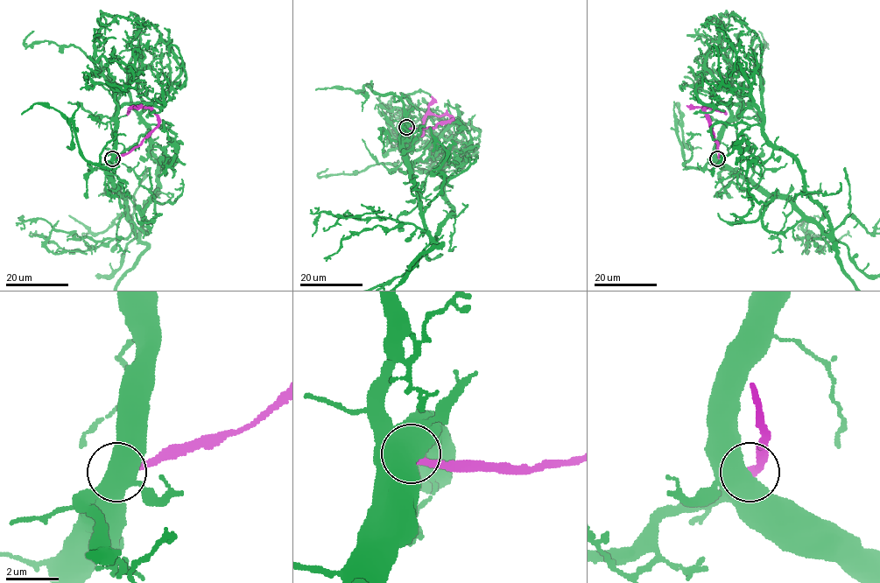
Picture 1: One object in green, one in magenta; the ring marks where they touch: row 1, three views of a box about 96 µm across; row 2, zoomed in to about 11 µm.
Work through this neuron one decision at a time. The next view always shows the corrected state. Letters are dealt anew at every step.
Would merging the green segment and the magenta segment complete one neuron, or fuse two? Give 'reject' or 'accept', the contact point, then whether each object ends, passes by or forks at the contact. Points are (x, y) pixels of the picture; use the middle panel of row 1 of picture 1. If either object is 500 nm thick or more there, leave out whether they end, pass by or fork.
reject | (406, 127)

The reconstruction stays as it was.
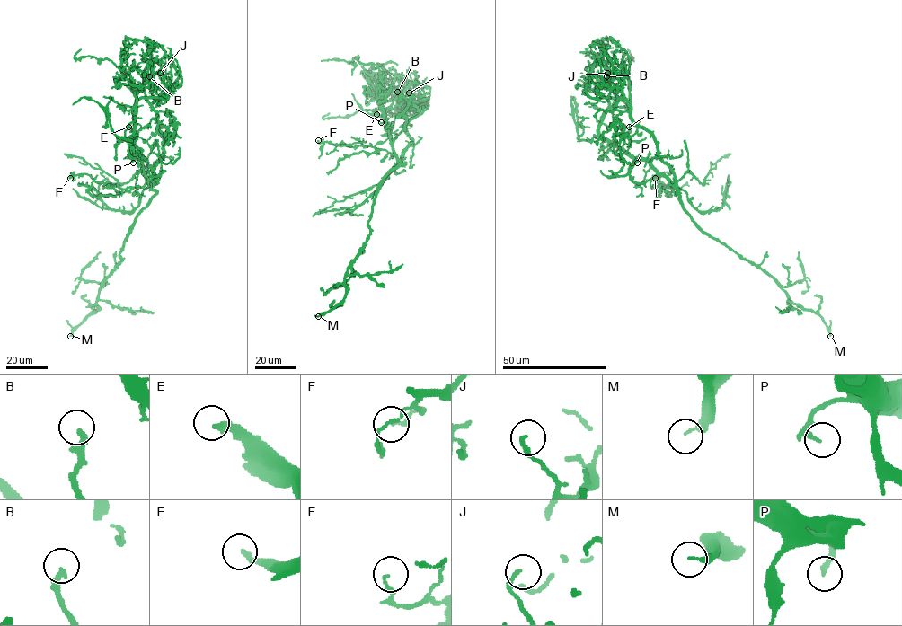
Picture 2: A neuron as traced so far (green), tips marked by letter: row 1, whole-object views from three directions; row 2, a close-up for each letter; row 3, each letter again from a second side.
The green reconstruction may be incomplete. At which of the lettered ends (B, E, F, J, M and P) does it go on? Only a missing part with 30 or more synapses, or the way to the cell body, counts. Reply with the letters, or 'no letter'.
E, M, P

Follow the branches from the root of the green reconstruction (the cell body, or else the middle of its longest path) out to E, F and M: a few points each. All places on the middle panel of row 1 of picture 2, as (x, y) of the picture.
E: (400, 165), (404, 163), (393, 149), (382, 108), (384, 111), (383, 115), (376, 114)
F: (400, 165), (404, 163), (384, 149), (367, 145), (336, 145), (327, 142), (319, 143), (318, 140)
M: (400, 165), (385, 175), (378, 187), (368, 223), (368, 239), (347, 271), (345, 297), (334, 307), (318, 316)

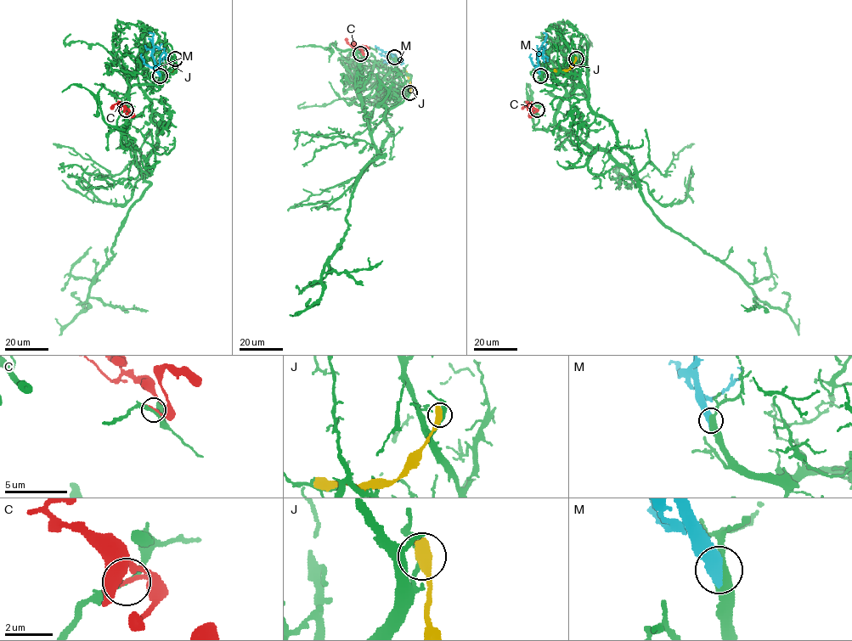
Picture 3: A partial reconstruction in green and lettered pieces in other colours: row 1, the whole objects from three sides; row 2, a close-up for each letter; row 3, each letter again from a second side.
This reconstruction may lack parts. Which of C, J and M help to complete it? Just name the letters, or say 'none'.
M

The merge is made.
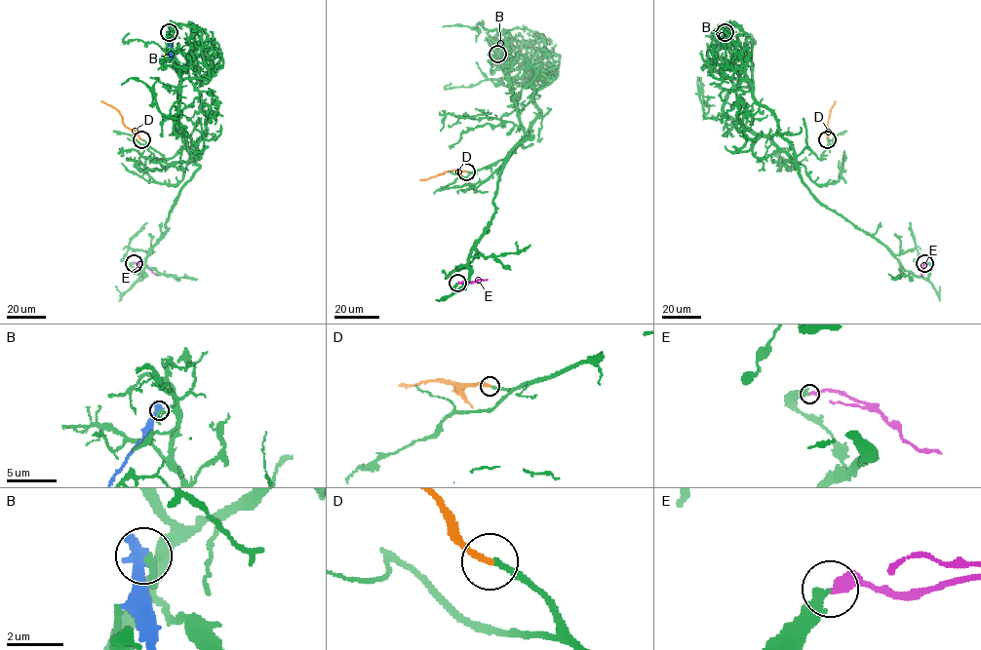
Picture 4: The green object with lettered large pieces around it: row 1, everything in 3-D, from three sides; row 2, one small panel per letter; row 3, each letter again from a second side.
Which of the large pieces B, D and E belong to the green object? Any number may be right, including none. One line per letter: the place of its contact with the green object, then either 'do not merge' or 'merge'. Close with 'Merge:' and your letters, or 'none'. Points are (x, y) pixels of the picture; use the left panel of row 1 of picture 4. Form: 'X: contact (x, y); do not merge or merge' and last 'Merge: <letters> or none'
B: contact (169, 32); do not merge
D: contact (141, 139); merge
E: contact (134, 263); do not merge
Merge: D

